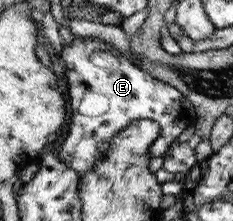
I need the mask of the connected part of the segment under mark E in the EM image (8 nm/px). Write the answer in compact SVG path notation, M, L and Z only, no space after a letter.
M87 37L63 43L61 59L66 64L68 101L72 112L69 129L59 142L61 159L79 173L97 166L107 158L111 142L133 120L148 119L158 123L160 134L150 145L150 156L163 156L179 134L197 118L192 103L173 85L154 79L130 59L114 52L106 41Z

